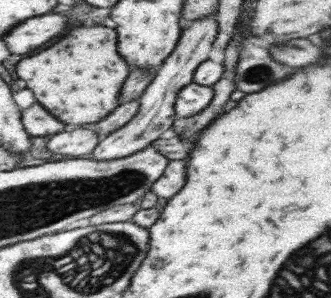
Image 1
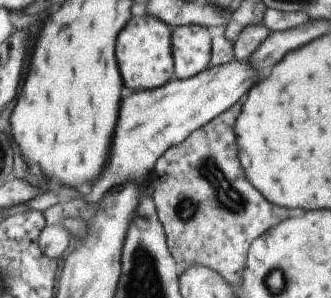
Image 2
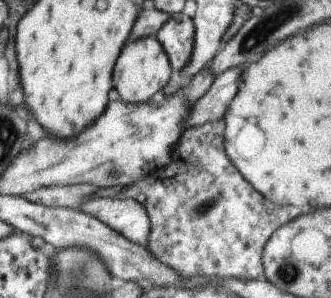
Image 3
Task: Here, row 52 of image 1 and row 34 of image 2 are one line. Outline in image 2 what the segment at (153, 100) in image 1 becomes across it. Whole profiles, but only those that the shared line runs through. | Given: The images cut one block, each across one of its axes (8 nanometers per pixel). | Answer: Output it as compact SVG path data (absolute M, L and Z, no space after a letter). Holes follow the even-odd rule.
M203 26L171 28L173 78L187 80L203 72L211 62L211 38Z

